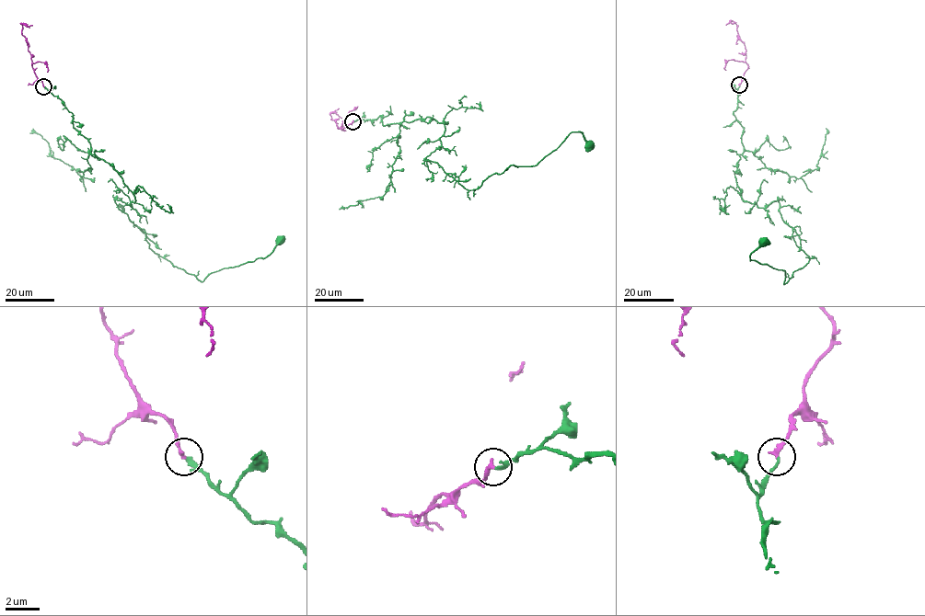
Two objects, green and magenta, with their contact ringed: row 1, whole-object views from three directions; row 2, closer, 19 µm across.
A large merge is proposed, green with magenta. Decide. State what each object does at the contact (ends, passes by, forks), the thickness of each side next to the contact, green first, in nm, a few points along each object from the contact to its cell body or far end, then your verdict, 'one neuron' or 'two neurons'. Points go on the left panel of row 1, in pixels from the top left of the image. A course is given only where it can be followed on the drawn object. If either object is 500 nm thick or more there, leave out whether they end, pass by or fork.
green passes by; magenta ends; calibres 120 and 220 nm; course green (44, 86), (136, 199), (117, 206), (173, 265), (202, 281), (266, 257), (283, 236); course magenta (43, 86), (32, 67), (31, 54), (22, 34), (21, 24), (32, 25); one neuron

